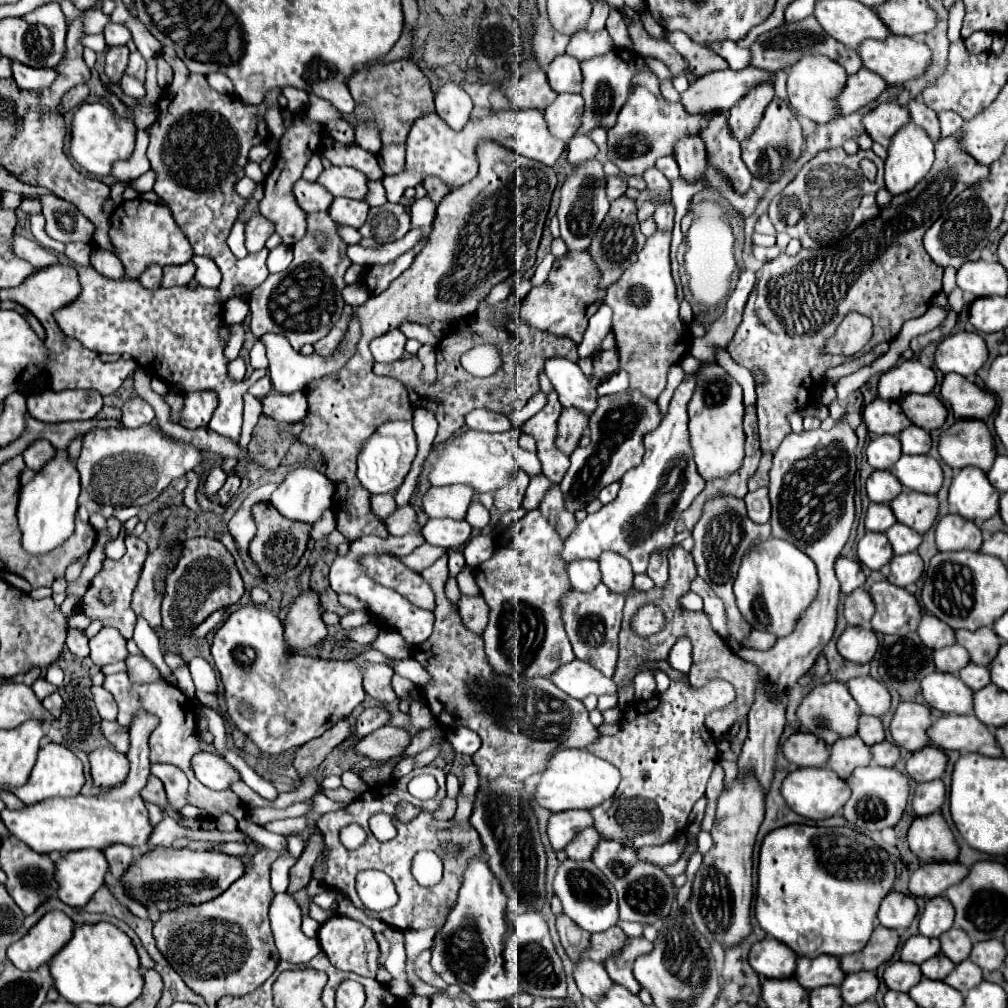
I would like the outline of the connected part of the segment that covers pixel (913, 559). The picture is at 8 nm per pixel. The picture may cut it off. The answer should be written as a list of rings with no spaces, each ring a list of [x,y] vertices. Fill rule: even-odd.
[[[916,551],[904,553],[904,555],[894,555],[890,561],[888,581],[898,587],[906,587],[906,585],[916,583],[918,577],[922,575],[922,571],[924,571],[924,563]]]

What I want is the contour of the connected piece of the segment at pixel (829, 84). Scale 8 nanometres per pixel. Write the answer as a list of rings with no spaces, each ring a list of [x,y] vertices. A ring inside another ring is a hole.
[[[802,55],[790,69],[788,69],[788,83],[786,83],[786,89],[788,89],[788,97],[790,97],[790,103],[792,107],[806,119],[812,119],[816,123],[828,123],[832,121],[838,111],[836,111],[836,105],[832,103],[834,97],[838,95],[840,87],[844,87],[846,83],[846,71],[836,63],[832,61],[830,57],[826,55]]]

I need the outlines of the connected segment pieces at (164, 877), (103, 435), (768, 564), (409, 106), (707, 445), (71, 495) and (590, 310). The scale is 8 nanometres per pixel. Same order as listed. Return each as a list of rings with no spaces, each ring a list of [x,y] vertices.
[[[156,845],[134,861],[122,875],[120,883],[126,893],[144,907],[156,905],[160,913],[178,909],[182,905],[200,905],[224,893],[244,873],[244,863],[216,851],[192,851],[186,847]]]
[[[150,423],[140,429],[126,427],[108,427],[108,429],[92,429],[84,435],[82,455],[78,457],[78,469],[82,469],[82,489],[86,489],[94,501],[100,505],[112,507],[130,507],[130,505],[146,505],[156,499],[174,479],[184,477],[188,471],[194,471],[202,463],[202,451],[192,443],[176,439],[164,433],[158,423]]]
[[[770,537],[752,547],[744,557],[734,581],[736,605],[744,619],[758,631],[770,631],[776,637],[788,635],[800,617],[800,611],[808,609],[812,597],[818,591],[816,565],[808,555],[784,539]]]
[[[410,59],[388,63],[388,65],[376,65],[366,71],[360,71],[356,77],[350,79],[348,87],[356,103],[360,103],[360,107],[352,115],[346,115],[346,117],[358,123],[374,119],[378,127],[382,129],[384,145],[404,143],[412,123],[420,115],[434,111],[434,93],[430,89],[430,83]]]
[[[718,361],[700,365],[696,375],[696,389],[688,403],[688,415],[690,415],[690,445],[702,479],[708,481],[724,477],[730,475],[730,471],[740,469],[740,463],[744,459],[742,387]]]
[[[58,453],[50,459],[34,477],[22,485],[18,503],[18,523],[22,531],[22,545],[32,555],[42,555],[58,547],[74,531],[74,515],[78,509],[80,495],[80,475],[76,463],[68,453]]]
[[[588,251],[566,253],[554,261],[554,269],[544,285],[534,287],[520,305],[520,319],[524,325],[548,331],[558,337],[568,337],[574,343],[582,341],[582,335],[588,327],[588,320],[602,305],[604,291],[596,291],[596,271],[588,263]]]

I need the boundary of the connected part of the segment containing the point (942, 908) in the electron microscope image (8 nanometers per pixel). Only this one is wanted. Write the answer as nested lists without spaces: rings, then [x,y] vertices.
[[[932,897],[920,915],[920,933],[926,937],[940,937],[954,923],[952,903],[944,897]]]

